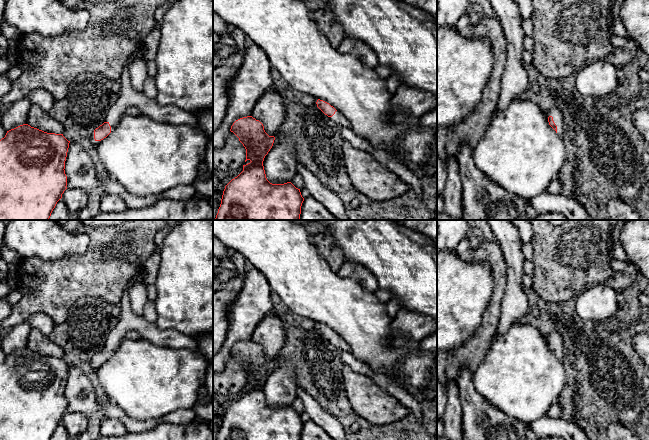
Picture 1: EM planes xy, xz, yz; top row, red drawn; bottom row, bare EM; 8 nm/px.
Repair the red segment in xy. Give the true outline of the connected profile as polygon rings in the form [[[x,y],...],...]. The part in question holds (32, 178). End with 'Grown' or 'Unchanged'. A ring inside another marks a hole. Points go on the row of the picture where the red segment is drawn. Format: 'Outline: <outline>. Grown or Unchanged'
Outline: [[[28,124],[7,131],[0,140],[0,220],[49,220],[67,189],[64,169],[69,143],[63,134],[47,133]]]. Unchanged

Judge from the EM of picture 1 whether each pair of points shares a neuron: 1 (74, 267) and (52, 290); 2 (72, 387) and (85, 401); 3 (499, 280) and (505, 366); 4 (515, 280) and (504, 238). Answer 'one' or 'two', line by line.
1: one
2: one
3: two
4: one

